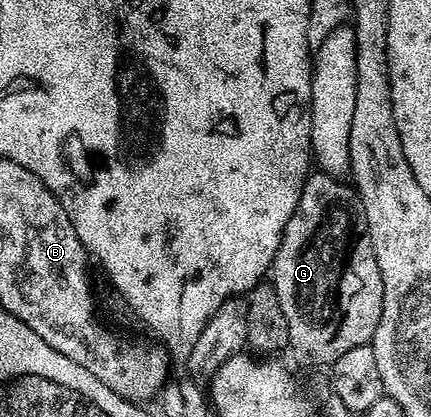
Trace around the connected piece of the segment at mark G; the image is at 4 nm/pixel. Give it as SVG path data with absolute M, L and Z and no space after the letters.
M309 172L290 223L286 223L278 251L272 260L270 282L276 289L289 328L288 345L312 365L331 366L346 351L371 342L382 315L382 275L374 255L364 208L355 188L341 178Z

